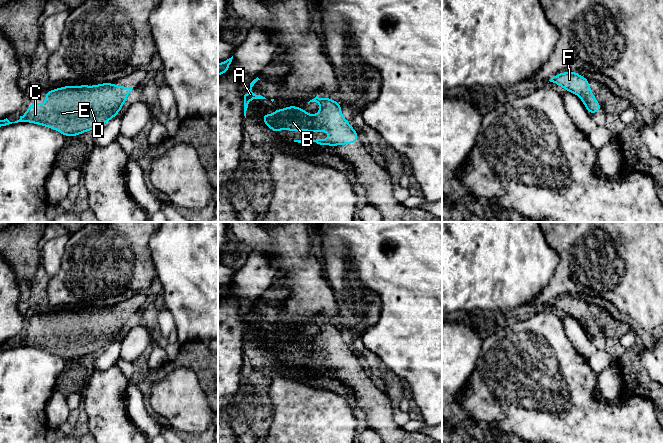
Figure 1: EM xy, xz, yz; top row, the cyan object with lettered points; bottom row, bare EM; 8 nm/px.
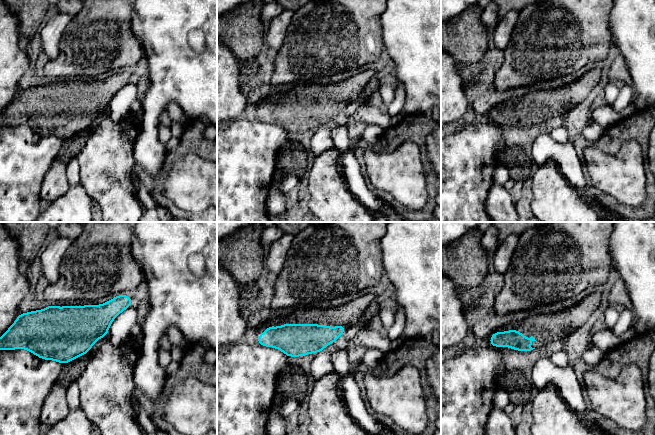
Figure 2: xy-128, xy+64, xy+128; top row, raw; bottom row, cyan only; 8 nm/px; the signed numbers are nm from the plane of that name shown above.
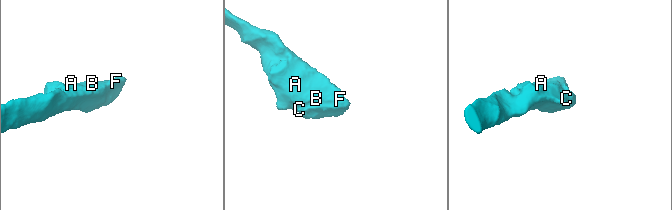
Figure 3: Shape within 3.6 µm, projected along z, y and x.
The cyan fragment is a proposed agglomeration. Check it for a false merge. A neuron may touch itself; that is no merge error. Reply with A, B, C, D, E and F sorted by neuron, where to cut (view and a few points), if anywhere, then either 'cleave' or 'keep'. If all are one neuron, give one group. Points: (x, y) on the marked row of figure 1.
A B C D E F; no cut; keep

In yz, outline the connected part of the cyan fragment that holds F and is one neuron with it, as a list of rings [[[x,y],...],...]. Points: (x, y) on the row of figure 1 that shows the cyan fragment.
[[[567,71],[558,73],[549,81],[561,86],[565,91],[576,94],[585,105],[589,114],[601,111],[602,107],[589,86],[589,79],[581,76],[577,72]]]

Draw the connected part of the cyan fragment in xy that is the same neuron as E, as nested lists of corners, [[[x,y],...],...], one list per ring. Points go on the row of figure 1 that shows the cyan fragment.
[[[101,83],[99,85],[63,86],[52,89],[45,93],[45,103],[43,106],[33,100],[33,104],[15,122],[10,122],[7,118],[0,120],[0,127],[18,122],[30,122],[37,125],[46,126],[68,136],[79,136],[80,134],[102,127],[121,110],[128,94],[133,88],[127,86],[115,86],[112,83]]]

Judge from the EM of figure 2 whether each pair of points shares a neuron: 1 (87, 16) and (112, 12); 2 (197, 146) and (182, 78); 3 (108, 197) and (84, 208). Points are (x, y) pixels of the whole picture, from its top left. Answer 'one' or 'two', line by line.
1: one
2: two
3: two

